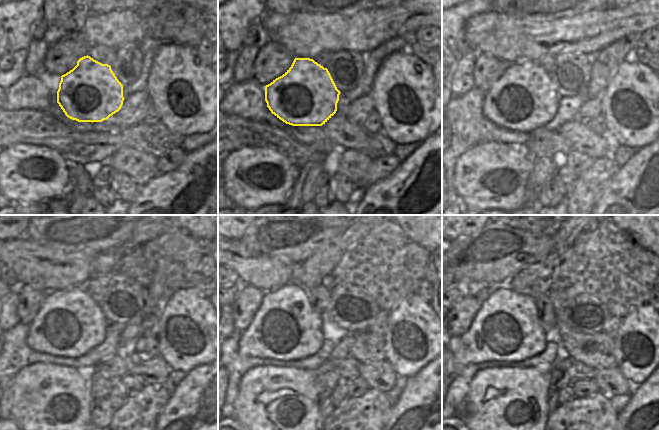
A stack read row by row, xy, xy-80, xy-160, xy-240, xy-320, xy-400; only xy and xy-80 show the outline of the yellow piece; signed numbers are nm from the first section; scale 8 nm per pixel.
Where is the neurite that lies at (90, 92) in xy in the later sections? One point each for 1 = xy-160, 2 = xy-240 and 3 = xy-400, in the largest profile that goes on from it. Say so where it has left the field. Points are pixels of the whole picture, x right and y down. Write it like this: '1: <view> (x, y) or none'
1: xy-160 (525, 98)
2: xy-240 (69, 324)
3: xy-400 (507, 328)

